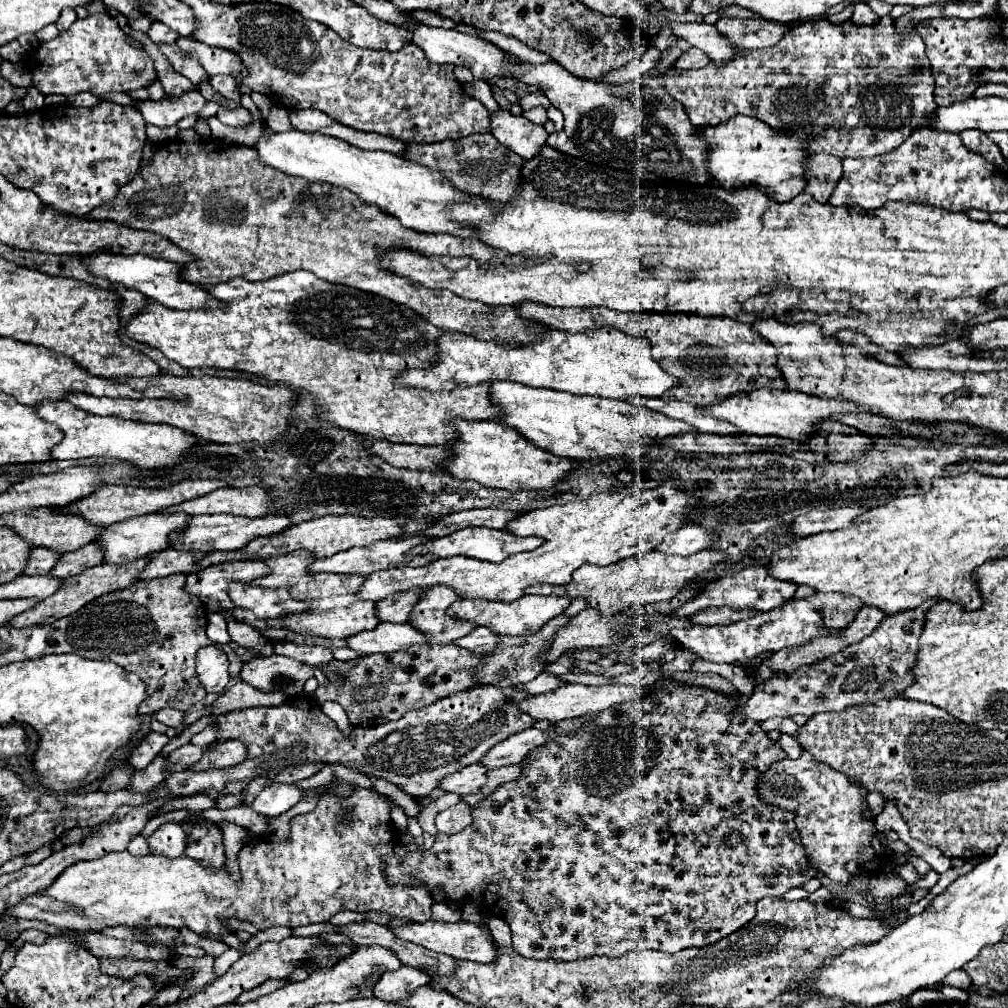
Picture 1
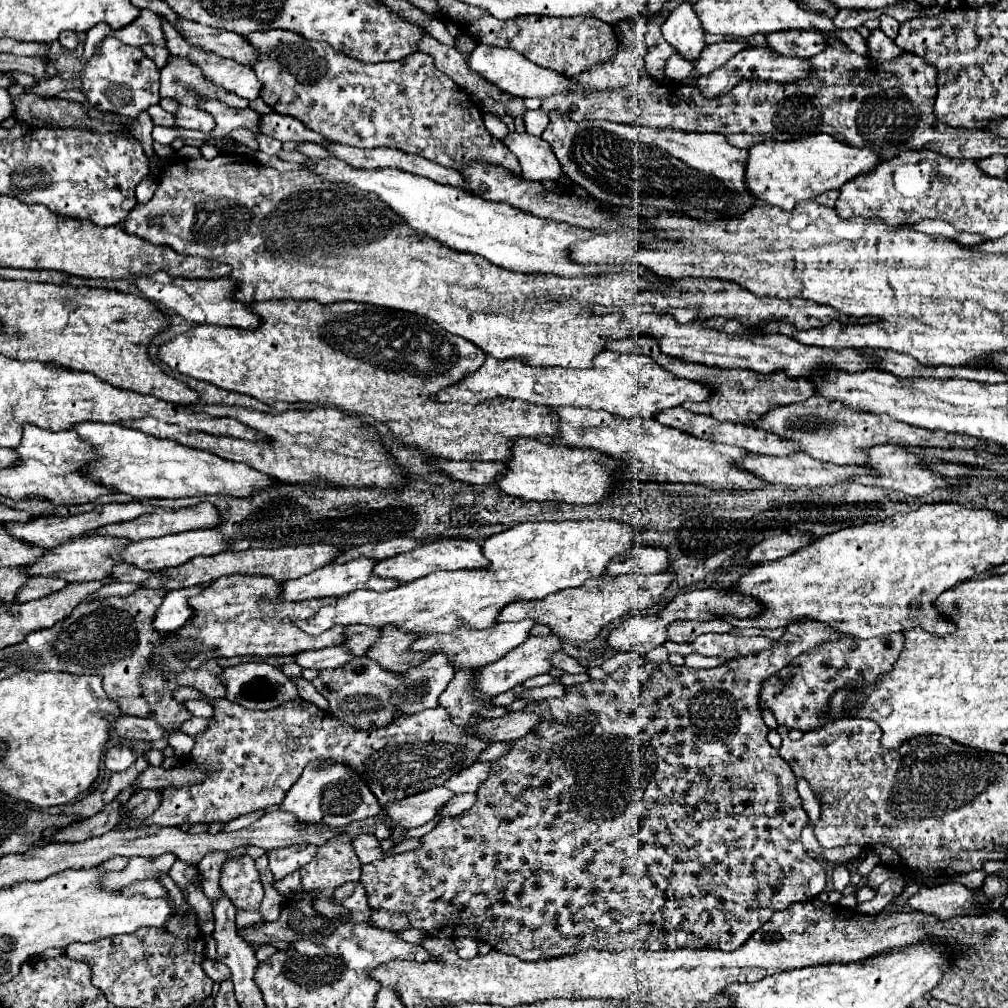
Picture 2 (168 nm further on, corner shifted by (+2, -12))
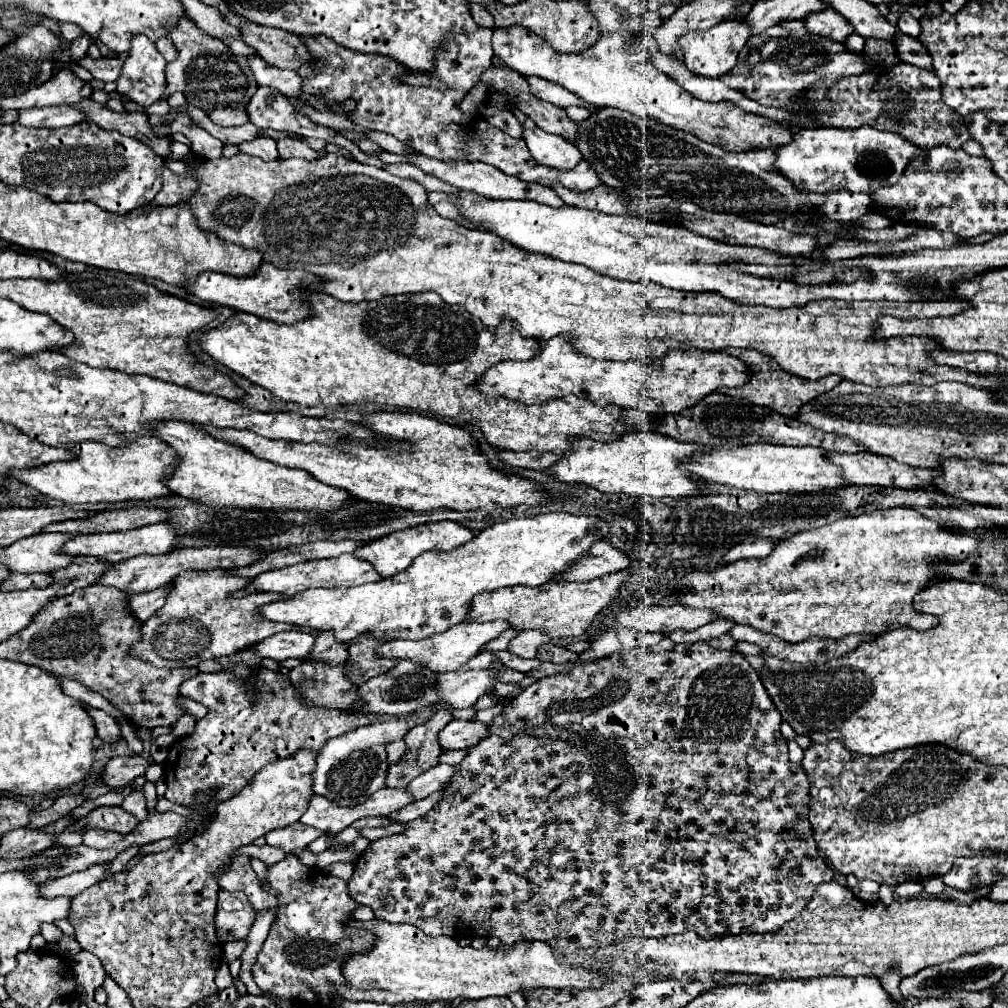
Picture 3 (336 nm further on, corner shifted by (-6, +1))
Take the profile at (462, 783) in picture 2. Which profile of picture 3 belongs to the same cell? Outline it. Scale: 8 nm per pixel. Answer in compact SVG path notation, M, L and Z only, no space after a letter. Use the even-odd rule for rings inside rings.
M438 764L438 766L434 766L434 768L426 770L424 774L416 776L416 778L408 784L408 790L412 790L412 794L416 796L416 800L426 798L426 796L430 796L432 792L444 790L444 788L452 782L454 772L456 772L456 766L452 766L452 764Z

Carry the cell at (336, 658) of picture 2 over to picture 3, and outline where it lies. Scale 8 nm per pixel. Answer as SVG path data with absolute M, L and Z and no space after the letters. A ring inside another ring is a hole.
M280 632L274 634L260 644L256 644L256 650L264 658L274 660L288 660L288 658L308 658L312 654L316 636L304 634L304 632Z

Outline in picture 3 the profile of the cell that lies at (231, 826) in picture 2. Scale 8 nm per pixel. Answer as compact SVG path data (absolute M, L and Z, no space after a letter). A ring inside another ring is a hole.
M218 892L216 932L220 942L244 940L256 920L256 910L244 892Z

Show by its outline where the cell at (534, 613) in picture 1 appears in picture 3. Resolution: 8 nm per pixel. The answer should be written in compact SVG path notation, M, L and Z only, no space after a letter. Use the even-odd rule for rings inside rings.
M494 620L494 622L484 622L484 624L462 622L458 626L448 628L442 634L434 634L434 636L422 638L422 640L388 640L382 648L378 648L378 654L386 656L386 658L400 658L400 660L412 658L412 660L420 662L422 666L430 666L430 670L450 672L450 670L458 670L458 666L462 666L466 660L470 660L474 654L478 654L484 644L498 638L498 634L508 628L510 628L510 624L504 620Z

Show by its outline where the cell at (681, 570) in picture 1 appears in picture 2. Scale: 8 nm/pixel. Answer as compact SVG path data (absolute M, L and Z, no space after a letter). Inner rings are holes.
M662 571L654 575L616 575L616 577L600 577L600 579L588 579L584 585L574 589L564 589L558 593L552 593L544 599L534 601L516 601L506 605L498 613L500 621L518 621L518 619L534 619L540 625L548 625L552 635L560 637L568 643L580 643L580 641L592 641L602 627L612 623L614 619L626 615L632 609L650 609L658 603L664 589L672 583L674 573Z

